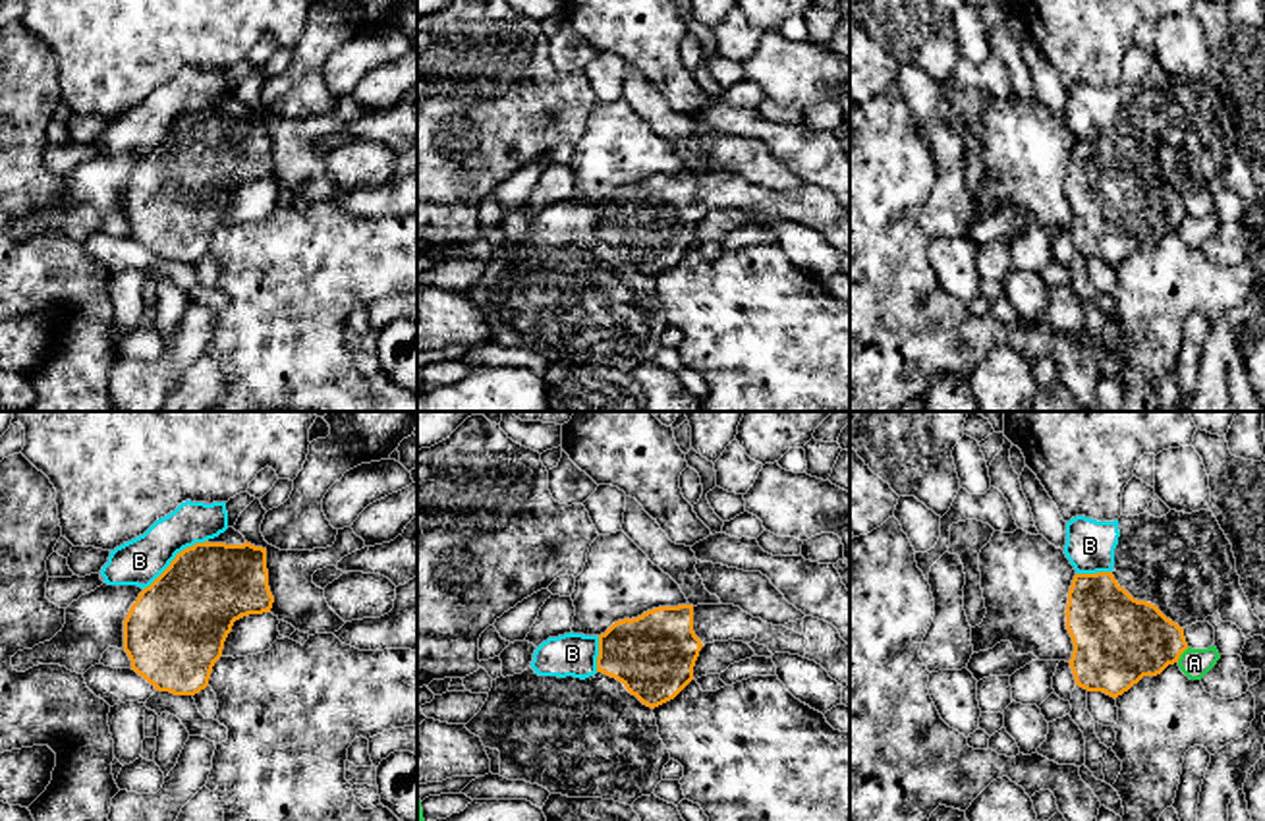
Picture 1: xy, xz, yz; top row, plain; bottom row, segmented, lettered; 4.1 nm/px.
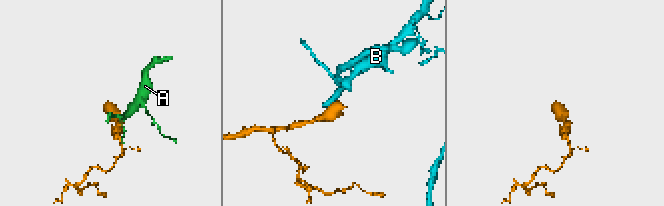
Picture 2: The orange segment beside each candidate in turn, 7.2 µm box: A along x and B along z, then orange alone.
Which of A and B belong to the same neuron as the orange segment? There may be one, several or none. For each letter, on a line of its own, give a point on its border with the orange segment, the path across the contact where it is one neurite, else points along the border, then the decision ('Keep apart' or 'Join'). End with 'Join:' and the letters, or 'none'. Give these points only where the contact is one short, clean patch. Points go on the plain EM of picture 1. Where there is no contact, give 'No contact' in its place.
A: Touches orange at yz (1180, 221). Boundary: yz (1188, 215), (1177, 228). Keep apart
B: Touches orange at xy (176, 124). Boundary: xy (207, 107), (184, 114), (143, 157). Keep apart
Join: none

